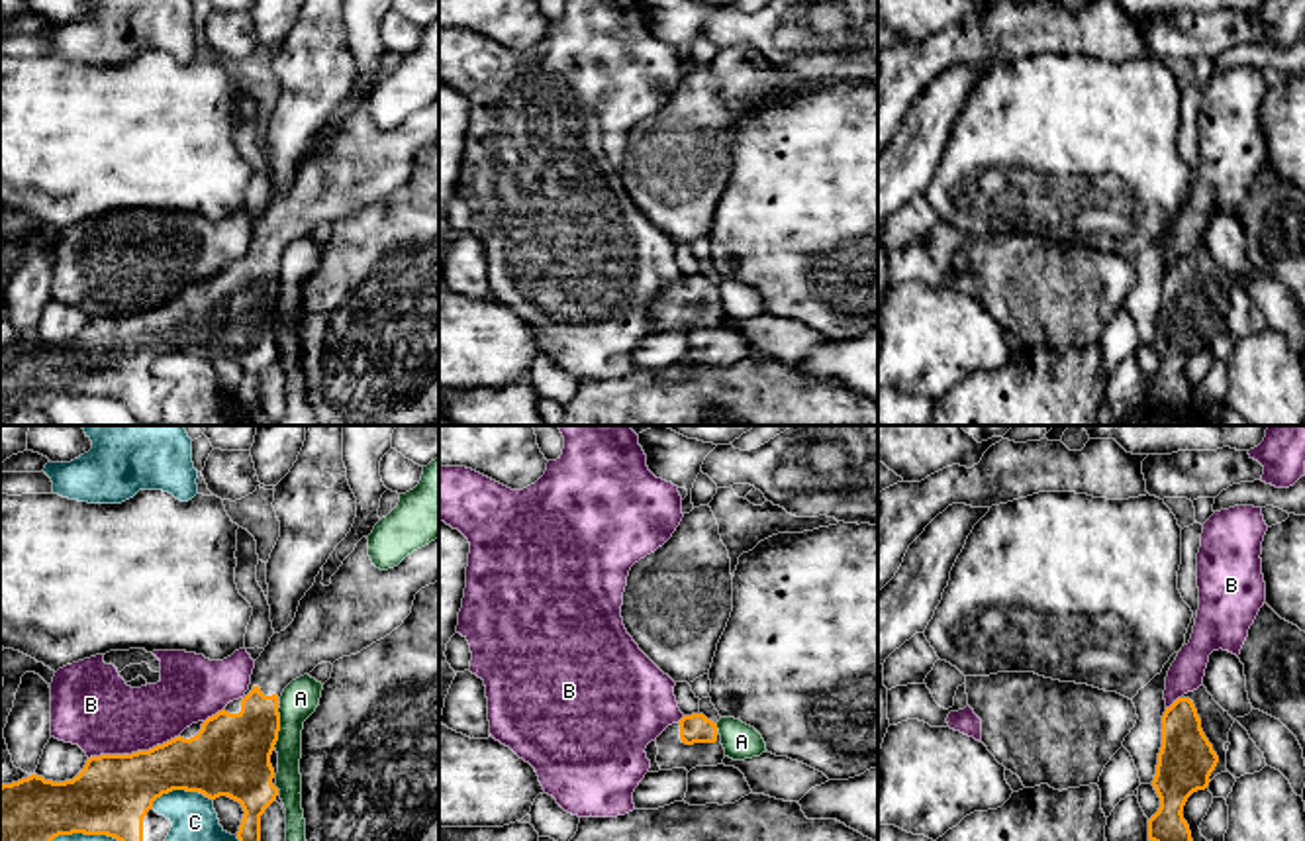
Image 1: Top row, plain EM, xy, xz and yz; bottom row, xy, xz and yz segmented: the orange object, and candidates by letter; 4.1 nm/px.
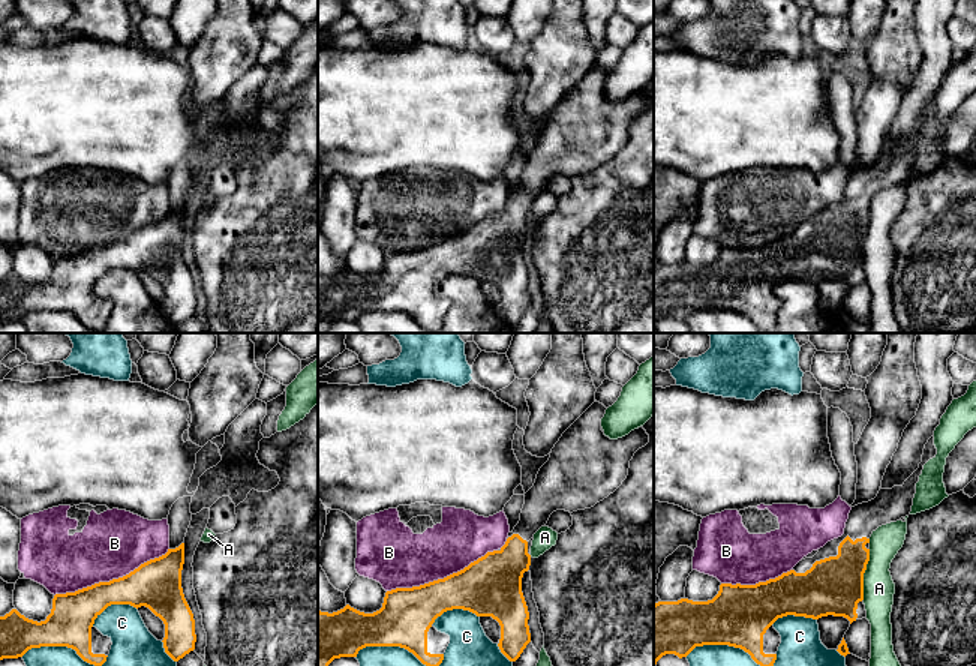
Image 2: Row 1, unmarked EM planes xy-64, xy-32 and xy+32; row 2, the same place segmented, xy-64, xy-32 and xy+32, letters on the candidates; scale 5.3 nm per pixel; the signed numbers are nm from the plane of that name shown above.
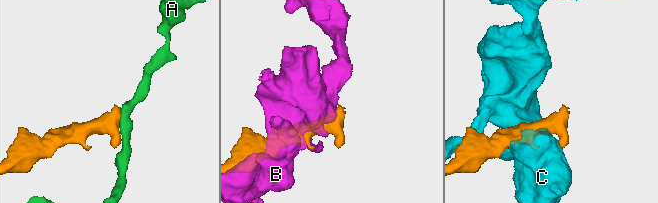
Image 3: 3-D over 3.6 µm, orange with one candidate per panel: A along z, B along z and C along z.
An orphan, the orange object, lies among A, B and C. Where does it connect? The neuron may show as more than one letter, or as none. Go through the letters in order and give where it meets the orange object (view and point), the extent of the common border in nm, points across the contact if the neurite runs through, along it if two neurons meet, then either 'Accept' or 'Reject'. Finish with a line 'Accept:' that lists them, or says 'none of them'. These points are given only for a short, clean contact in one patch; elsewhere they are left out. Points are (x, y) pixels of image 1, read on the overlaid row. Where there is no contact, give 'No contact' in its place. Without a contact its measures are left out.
A: Touches orange at xy (279, 728). Shared border 170 nm. Reject
B: Touches orange at xy (134, 753). Shared border 400 nm. Reject
C: Touches orange at xy (181, 789). Shared border 260 nm. Reject
Accept: none of them

